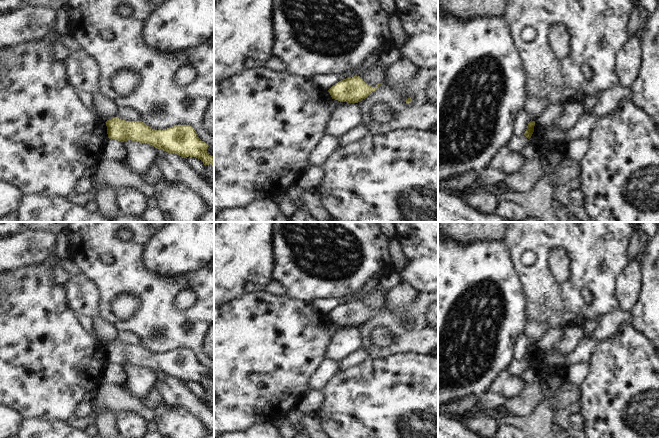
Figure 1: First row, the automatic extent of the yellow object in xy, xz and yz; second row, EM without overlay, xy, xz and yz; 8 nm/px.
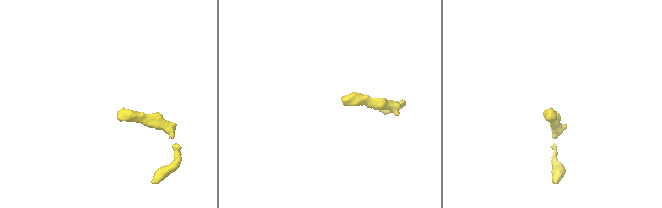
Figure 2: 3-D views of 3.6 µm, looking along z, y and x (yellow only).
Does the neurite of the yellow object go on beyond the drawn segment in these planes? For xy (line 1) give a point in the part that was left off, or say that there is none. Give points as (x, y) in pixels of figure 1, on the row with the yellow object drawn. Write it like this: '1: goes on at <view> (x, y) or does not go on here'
1: does not go on here

